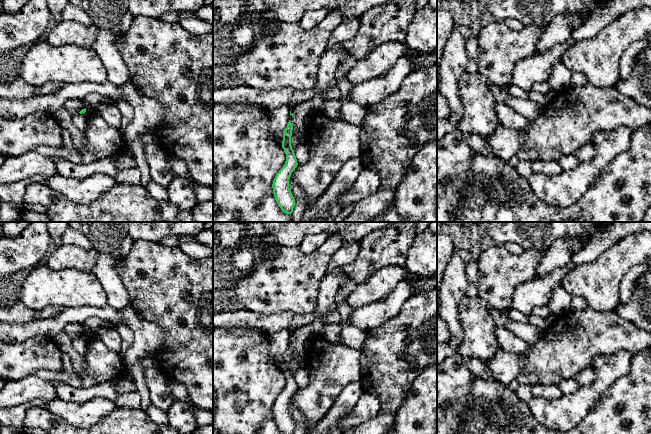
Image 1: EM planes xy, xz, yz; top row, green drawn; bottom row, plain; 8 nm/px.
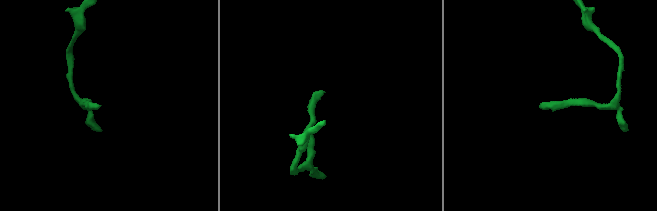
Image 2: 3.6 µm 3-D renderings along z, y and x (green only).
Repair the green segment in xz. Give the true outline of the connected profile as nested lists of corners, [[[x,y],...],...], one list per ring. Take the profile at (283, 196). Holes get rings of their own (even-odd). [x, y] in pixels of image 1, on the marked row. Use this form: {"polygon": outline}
{"polygon": [[[289,120],[283,132],[282,148],[286,154],[286,161],[283,167],[276,174],[272,188],[275,200],[281,210],[286,214],[291,214],[295,205],[295,199],[289,188],[289,179],[292,172],[297,167],[297,159],[291,146],[293,125]]]}

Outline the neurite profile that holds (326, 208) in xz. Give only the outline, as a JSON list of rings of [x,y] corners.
[[[361,157],[348,160],[315,203],[305,209],[300,222],[333,222],[342,210],[339,198],[354,183],[362,170]]]

